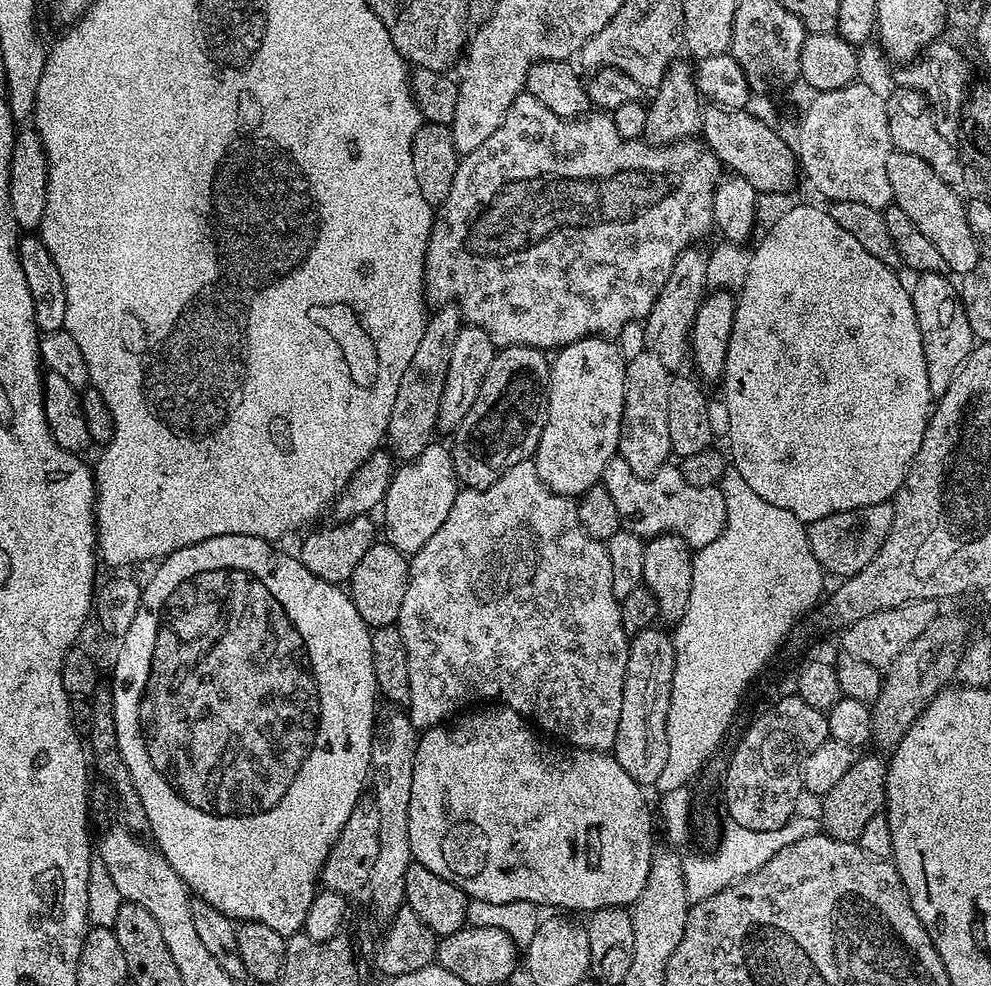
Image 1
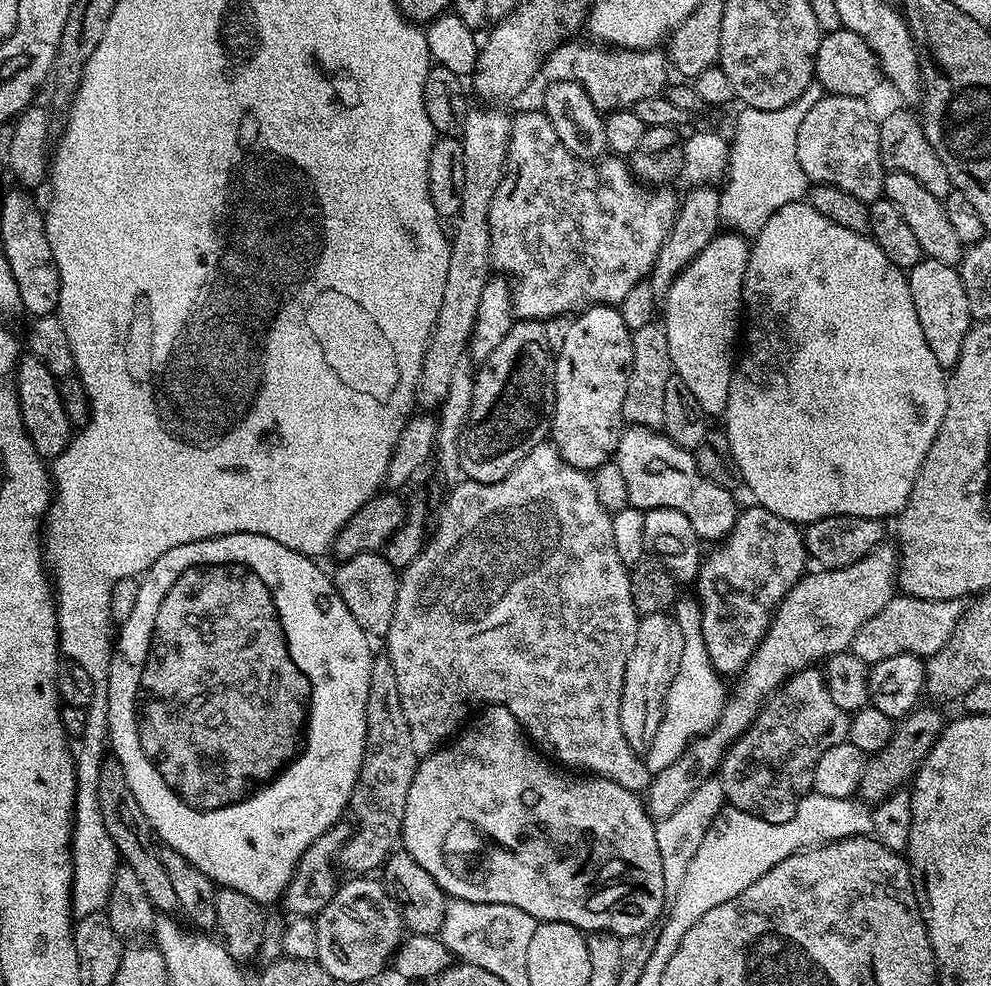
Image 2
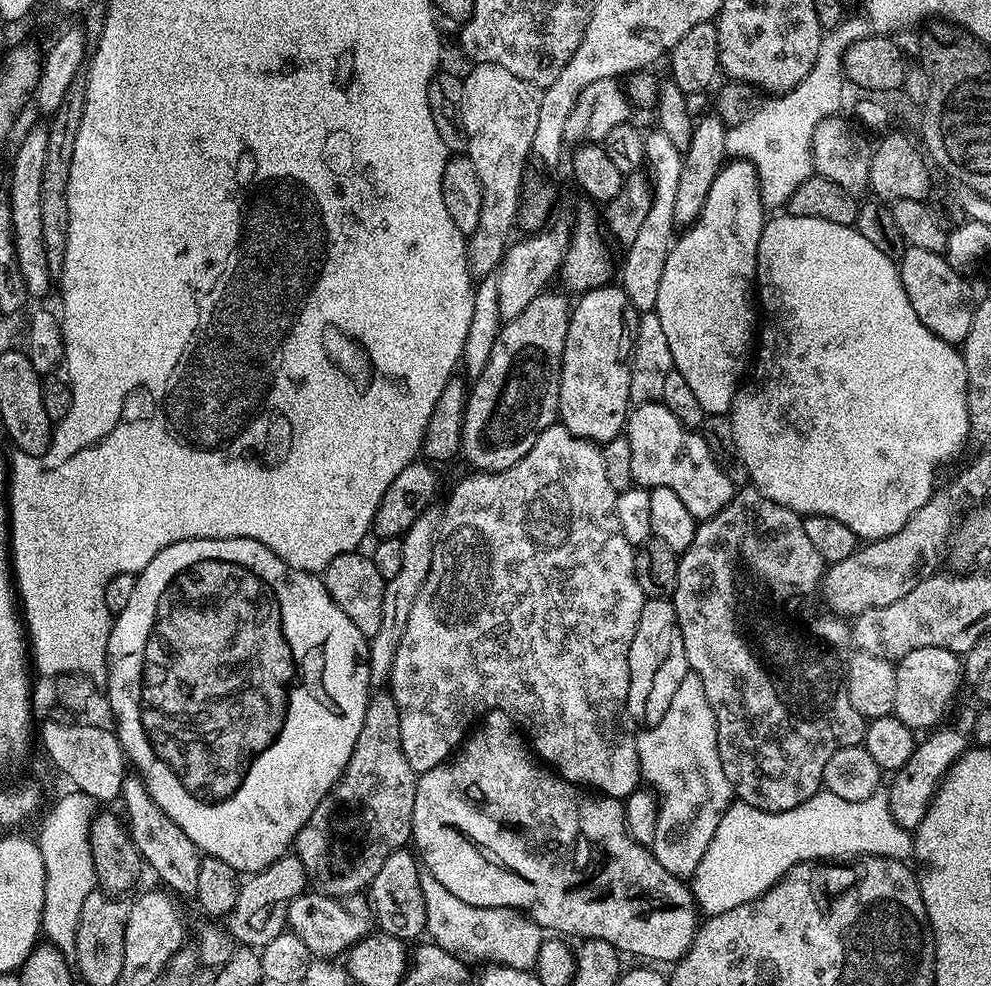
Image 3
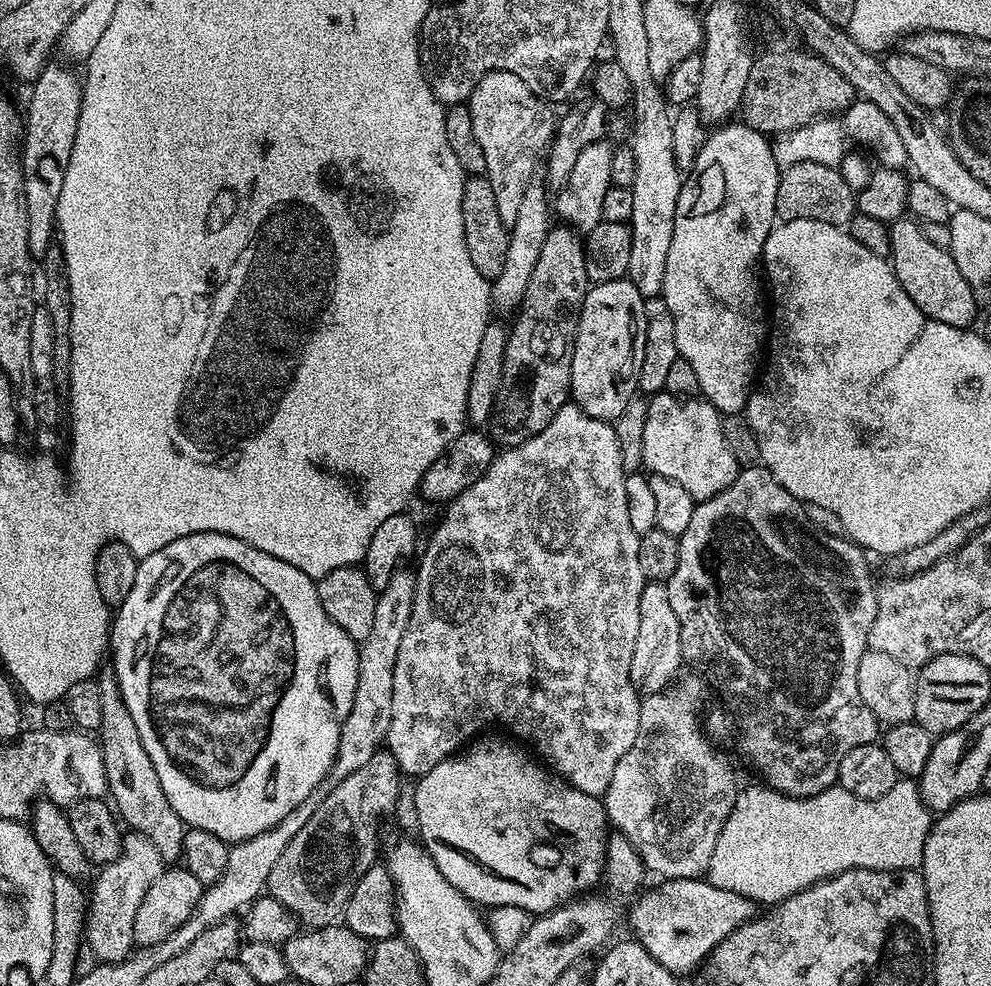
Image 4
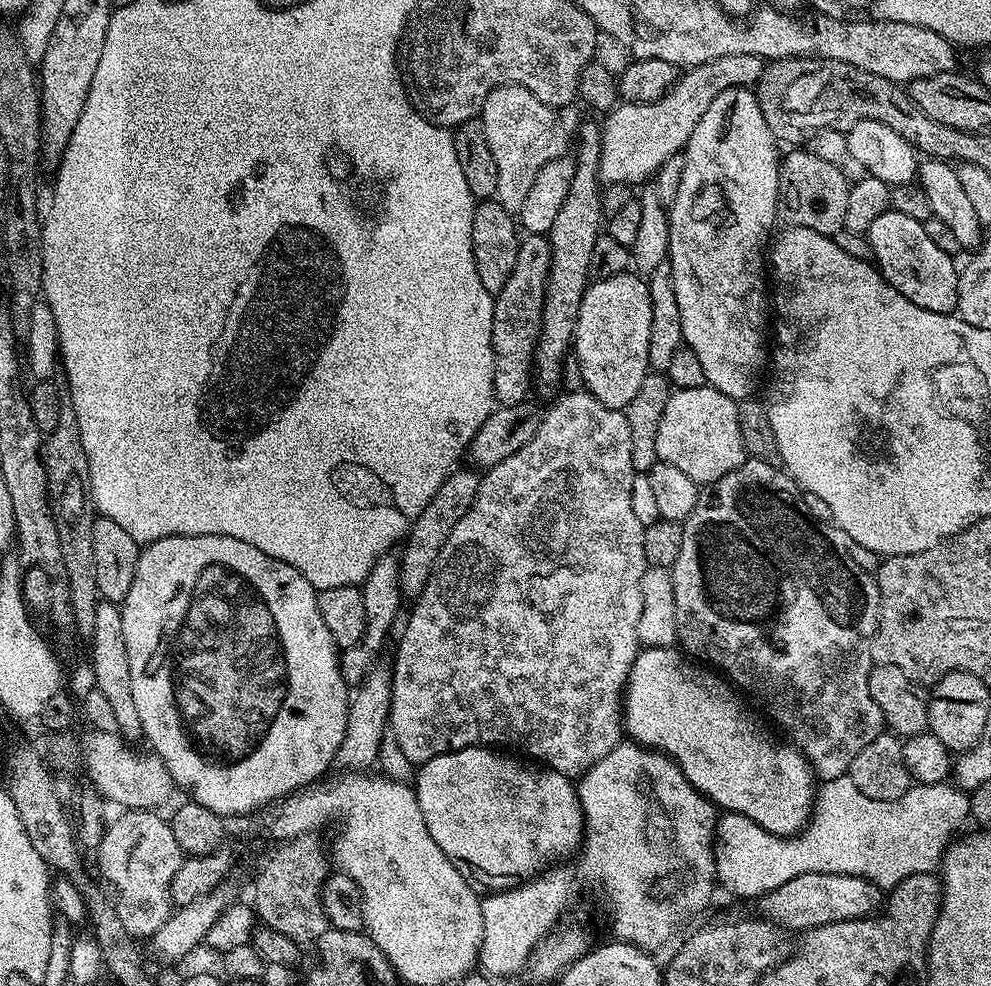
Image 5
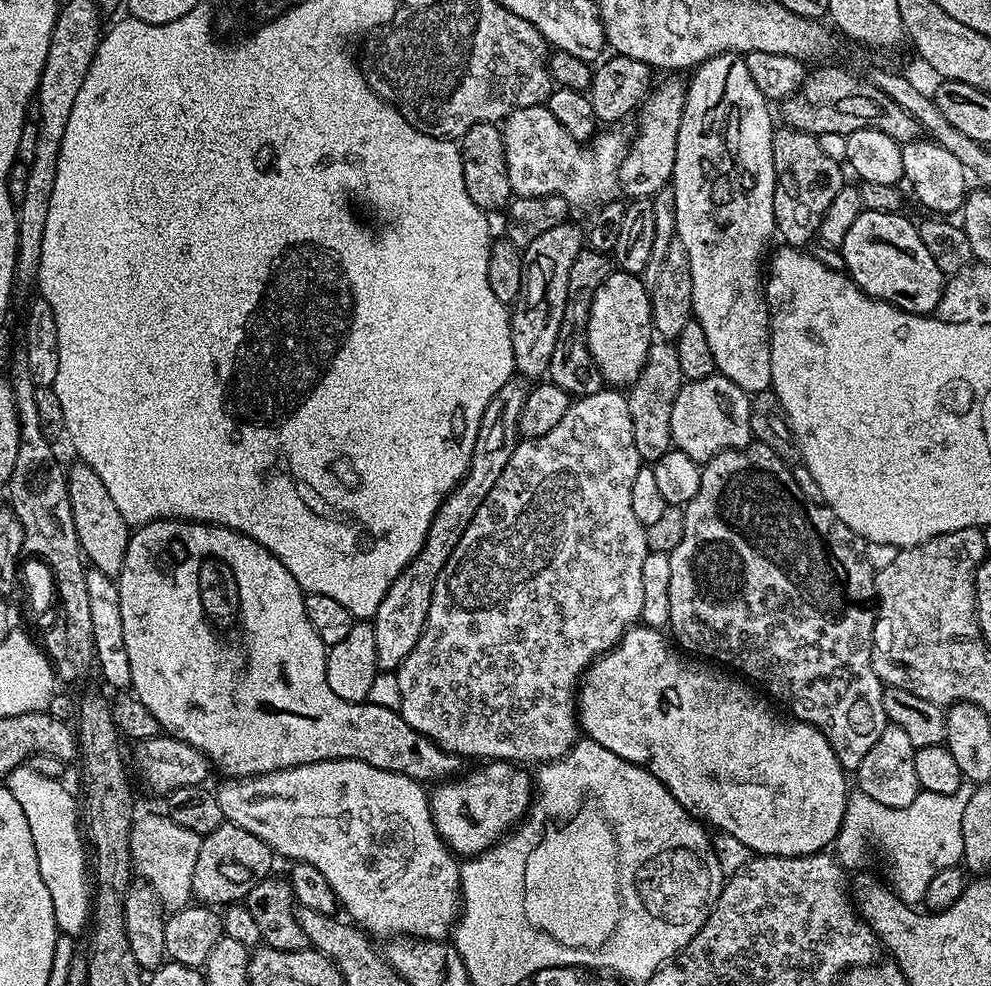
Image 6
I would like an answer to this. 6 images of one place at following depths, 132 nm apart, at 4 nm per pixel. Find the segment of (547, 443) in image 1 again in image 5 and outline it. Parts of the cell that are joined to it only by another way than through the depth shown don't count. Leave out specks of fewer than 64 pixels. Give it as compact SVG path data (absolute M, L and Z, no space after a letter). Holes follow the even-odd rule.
M631 271L618 274L614 278L606 278L605 280L592 280L588 289L584 292L582 298L582 306L578 310L578 322L576 323L576 335L574 337L574 359L576 365L580 367L580 373L584 379L584 388L594 398L598 398L598 402L602 402L602 406L607 408L619 408L621 410L627 408L630 398L634 398L638 386L642 386L642 378L646 378L650 371L648 366L648 351L650 350L650 310L652 303L650 302L650 290L648 289L648 281L643 275L635 274L632 276Z

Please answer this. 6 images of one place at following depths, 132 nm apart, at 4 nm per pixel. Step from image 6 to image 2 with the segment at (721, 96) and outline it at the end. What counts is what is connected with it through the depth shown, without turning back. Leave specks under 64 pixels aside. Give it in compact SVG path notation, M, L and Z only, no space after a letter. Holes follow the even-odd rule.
M731 230L717 234L710 246L706 246L706 250L702 250L702 254L694 257L690 266L686 266L686 270L682 270L678 278L674 278L668 293L662 297L662 327L666 334L666 346L670 350L673 373L682 378L682 382L686 382L694 398L698 398L698 406L702 406L705 416L709 418L723 417L728 405L734 357L737 355L736 335L739 332L741 335L742 332L744 275L748 265L749 247L749 241L745 237Z

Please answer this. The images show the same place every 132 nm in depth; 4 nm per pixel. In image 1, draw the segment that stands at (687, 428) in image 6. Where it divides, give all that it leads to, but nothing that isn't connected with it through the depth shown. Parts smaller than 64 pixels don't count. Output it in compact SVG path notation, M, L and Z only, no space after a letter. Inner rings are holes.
M619 454L606 462L602 482L618 509L618 518L623 531L632 532L641 538L661 536L669 532L682 538L688 547L695 550L710 546L722 534L726 526L726 498L719 487L699 488L690 486L682 478L679 467L669 462L650 478L634 474Z

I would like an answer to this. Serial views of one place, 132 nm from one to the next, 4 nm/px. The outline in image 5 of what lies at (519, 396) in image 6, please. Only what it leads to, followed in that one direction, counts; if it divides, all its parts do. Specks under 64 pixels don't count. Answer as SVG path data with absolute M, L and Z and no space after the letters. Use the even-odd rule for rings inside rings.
M464 466L452 471L442 482L442 486L438 486L438 494L434 494L434 498L426 502L426 510L418 514L418 518L412 523L411 530L404 537L402 547L398 552L398 559L400 561L400 590L405 597L415 598L420 595L420 591L424 589L434 570L442 546L446 546L446 538L450 538L454 526L458 526L458 518L462 518L462 514L470 510L478 494L481 478L479 471L471 471L467 472Z

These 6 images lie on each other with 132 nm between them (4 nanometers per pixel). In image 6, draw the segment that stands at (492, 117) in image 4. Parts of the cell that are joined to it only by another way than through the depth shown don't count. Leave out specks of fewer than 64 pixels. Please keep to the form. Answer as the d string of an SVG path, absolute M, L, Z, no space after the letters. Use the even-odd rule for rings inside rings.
M535 104L514 110L502 121L504 149L506 150L506 170L510 174L510 186L520 198L539 198L541 196L561 196L570 201L571 207L588 208L599 206L617 199L621 195L620 163L626 151L626 136L620 130L600 130L587 143L575 140L550 114L544 104Z

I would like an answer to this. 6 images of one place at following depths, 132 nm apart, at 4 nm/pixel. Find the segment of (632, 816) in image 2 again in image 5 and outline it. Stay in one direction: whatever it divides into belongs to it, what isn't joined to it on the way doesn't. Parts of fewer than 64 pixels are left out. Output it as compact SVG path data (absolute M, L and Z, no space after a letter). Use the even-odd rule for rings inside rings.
M477 746L475 748L463 748L457 752L438 754L419 765L414 781L418 806L422 806L422 818L426 822L426 830L430 830L430 838L434 838L434 842L438 842L442 854L446 854L446 858L450 858L450 862L454 862L456 869L468 879L469 884L480 890L488 888L484 890L489 893L503 892L505 888L515 888L521 882L533 879L549 866L563 861L560 860L563 856L570 855L569 857L571 857L581 847L584 839L584 811L580 805L577 785L569 777L556 772L553 768L537 766L535 763L525 762L523 759L520 759L521 761L515 760L514 757L503 756L500 752L503 751L493 750L488 746ZM798 874L782 886L770 890L755 901L761 917L770 923L787 930L789 933L803 933L818 925L830 922L857 920L863 916L873 915L882 904L883 891L876 884L861 876L838 874Z

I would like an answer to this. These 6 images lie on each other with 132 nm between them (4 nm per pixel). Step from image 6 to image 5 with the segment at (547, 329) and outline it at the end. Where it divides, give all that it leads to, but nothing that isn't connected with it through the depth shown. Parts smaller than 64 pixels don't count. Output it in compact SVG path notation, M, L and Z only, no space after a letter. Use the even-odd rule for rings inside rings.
M525 235L520 241L514 270L510 270L510 278L506 278L506 286L502 286L502 290L495 293L492 301L492 349L496 355L494 358L494 394L497 405L518 406L529 399L530 389L534 384L534 357L536 355L536 343L540 337L540 323L542 322L544 295L546 294L551 257L552 251L548 245L547 235Z

